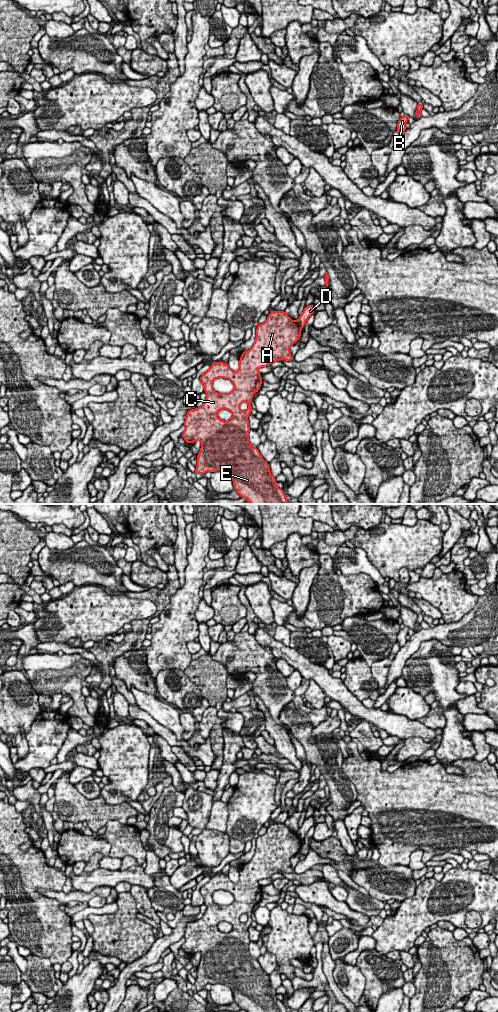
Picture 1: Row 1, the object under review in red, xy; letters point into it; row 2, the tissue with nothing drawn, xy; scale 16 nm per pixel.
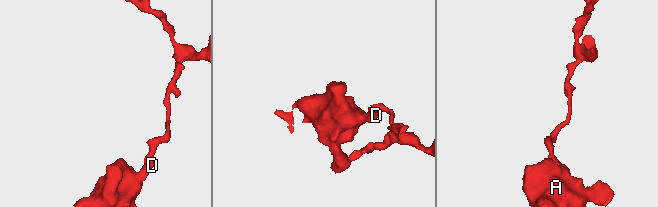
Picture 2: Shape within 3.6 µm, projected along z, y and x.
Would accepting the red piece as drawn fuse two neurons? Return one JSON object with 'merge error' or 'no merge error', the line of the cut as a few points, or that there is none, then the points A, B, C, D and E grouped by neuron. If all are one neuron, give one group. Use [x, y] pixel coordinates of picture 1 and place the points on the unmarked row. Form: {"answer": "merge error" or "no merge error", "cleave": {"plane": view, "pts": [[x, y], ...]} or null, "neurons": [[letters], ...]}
{"answer": "merge error", "cleave": {"plane": "xy", "pts": [[295, 833], [300, 840]]}, "neurons": [["A", "C", "E"], ["B", "D"]]}

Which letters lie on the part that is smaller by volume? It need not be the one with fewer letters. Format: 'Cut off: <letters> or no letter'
Cut off: B, D

